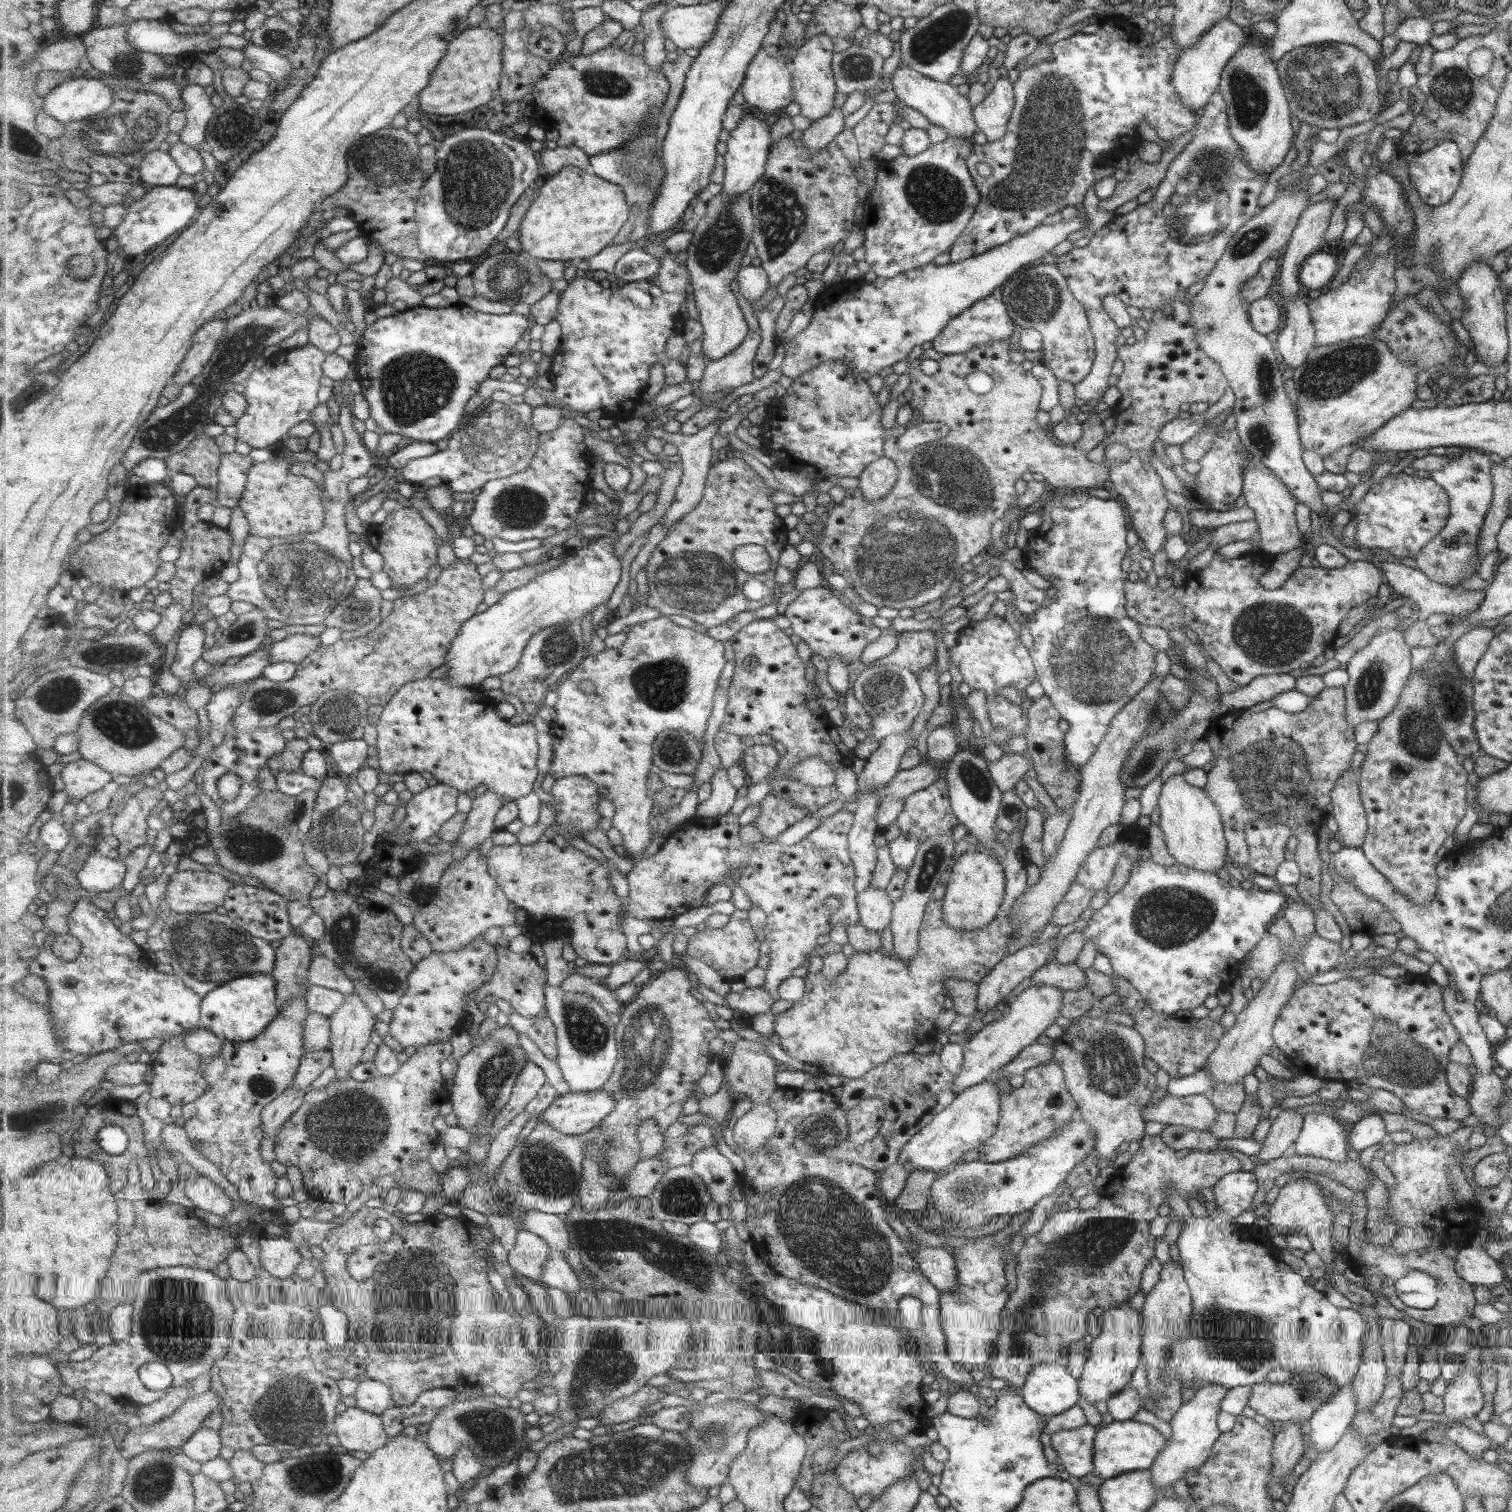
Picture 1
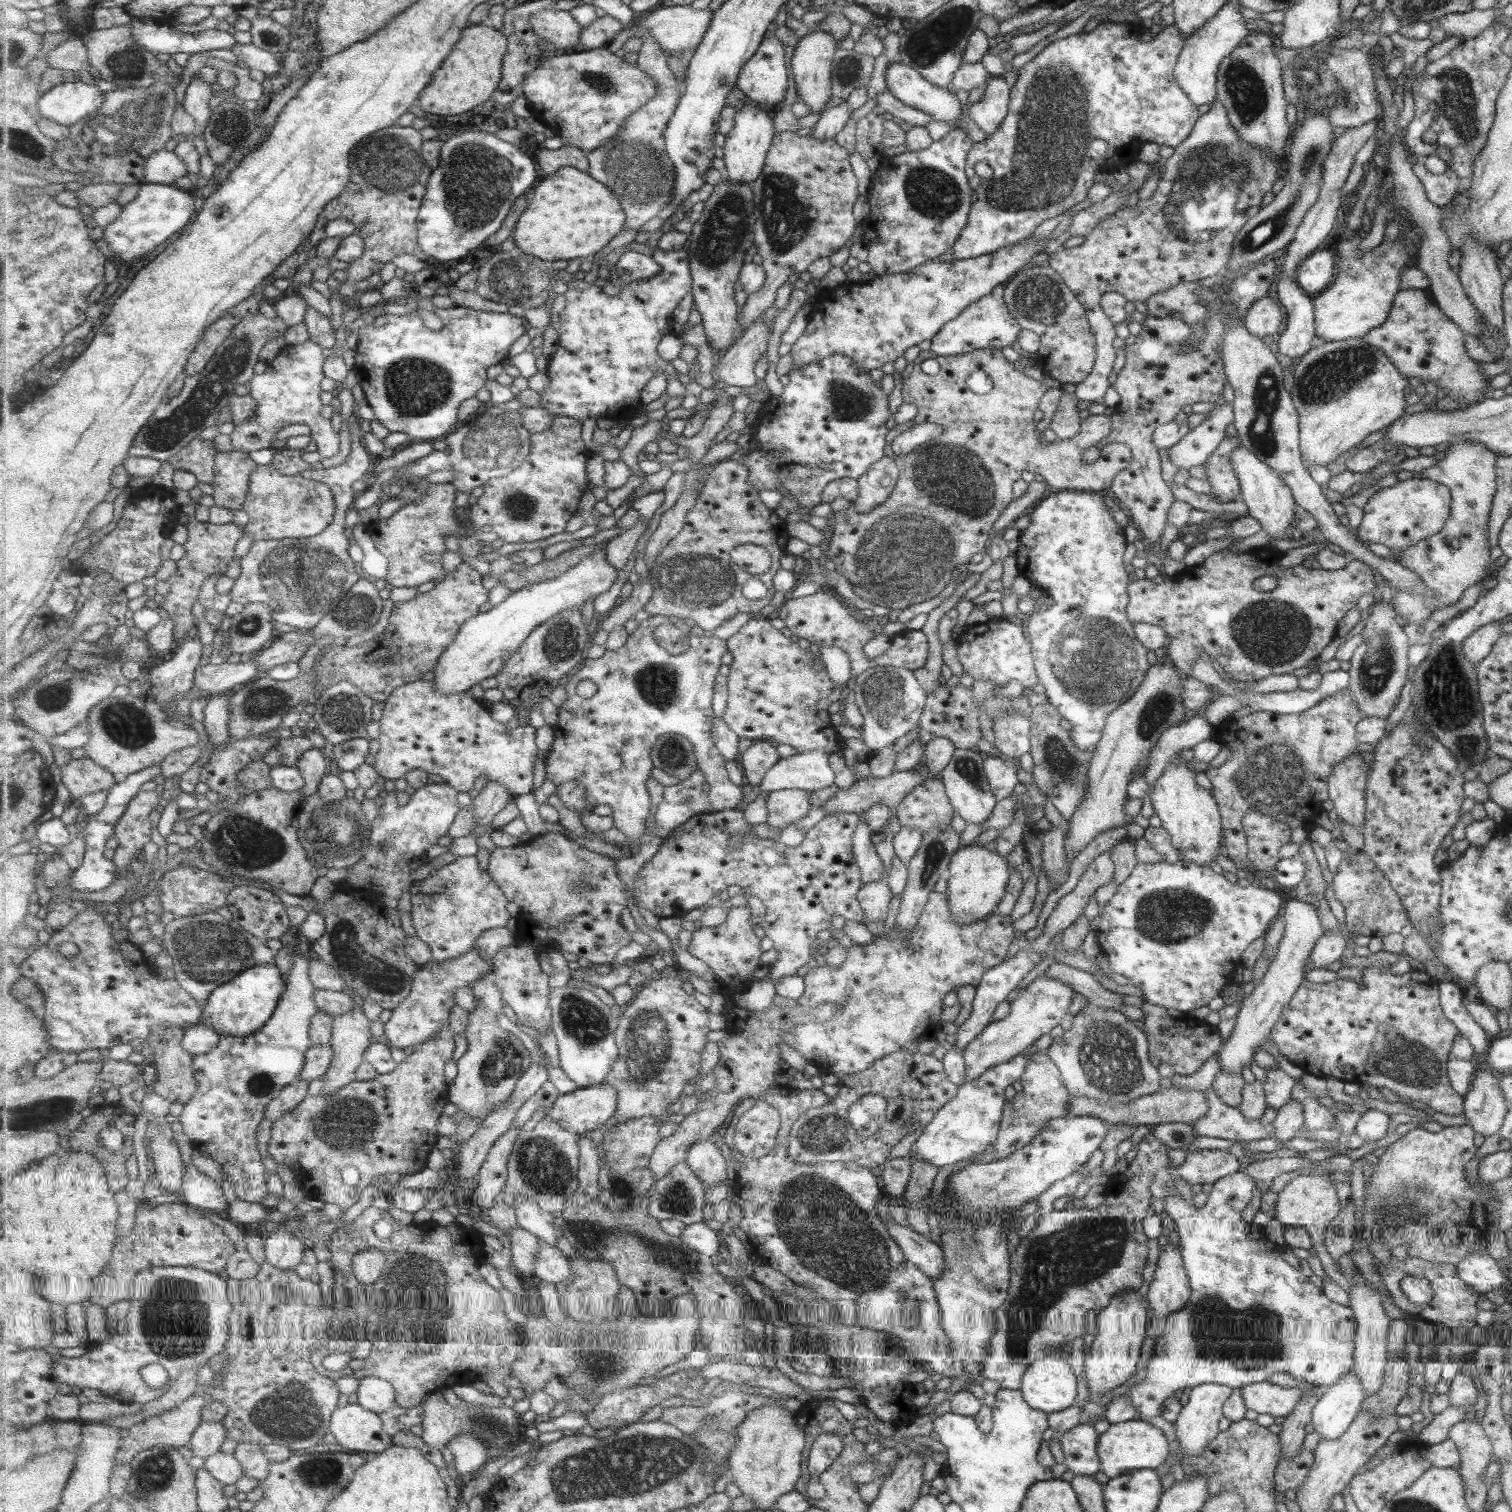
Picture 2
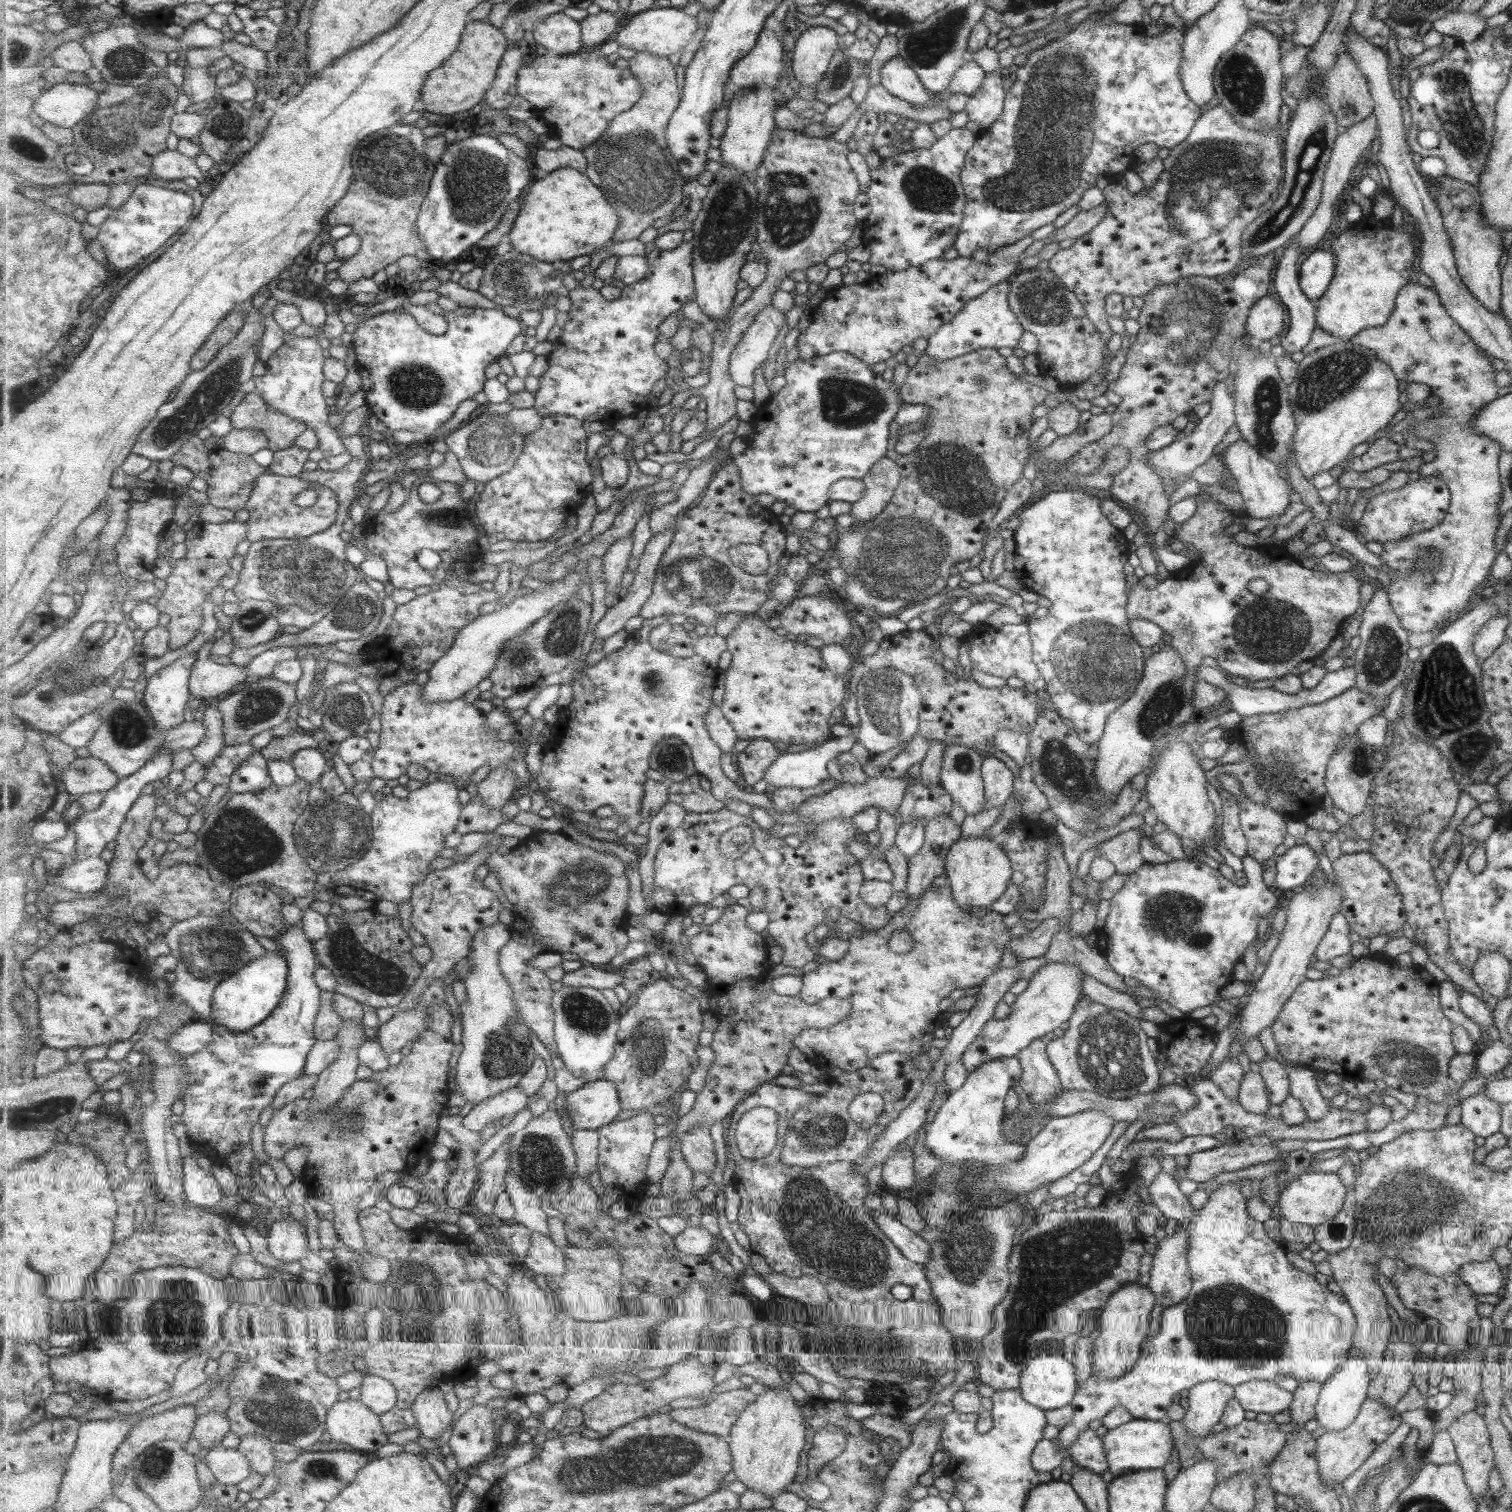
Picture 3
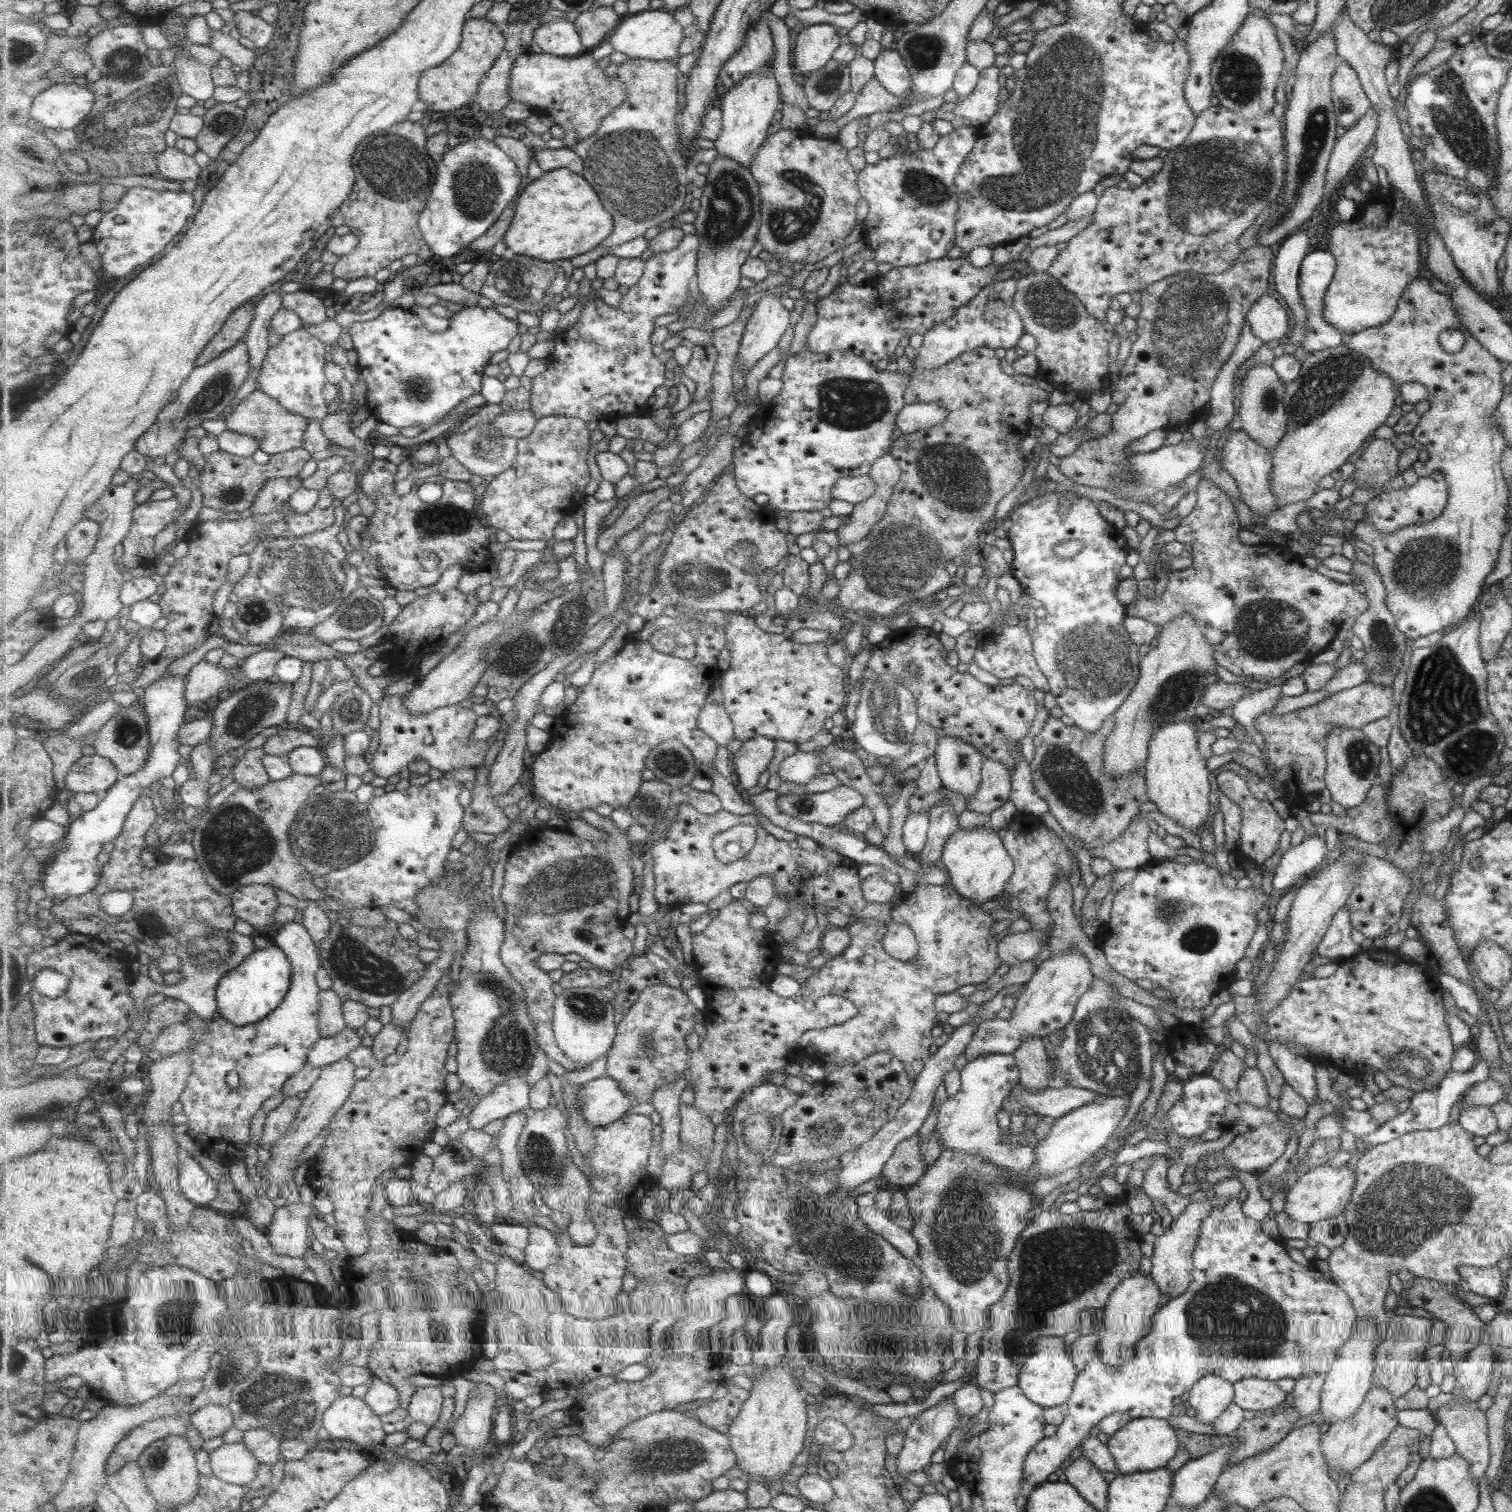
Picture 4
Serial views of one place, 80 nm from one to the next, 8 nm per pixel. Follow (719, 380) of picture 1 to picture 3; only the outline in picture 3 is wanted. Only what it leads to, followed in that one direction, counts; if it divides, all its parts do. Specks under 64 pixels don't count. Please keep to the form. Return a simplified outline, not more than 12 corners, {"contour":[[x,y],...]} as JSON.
{"contour":[[773,304],[759,312],[735,353],[732,377],[753,386],[768,360],[785,312]]}

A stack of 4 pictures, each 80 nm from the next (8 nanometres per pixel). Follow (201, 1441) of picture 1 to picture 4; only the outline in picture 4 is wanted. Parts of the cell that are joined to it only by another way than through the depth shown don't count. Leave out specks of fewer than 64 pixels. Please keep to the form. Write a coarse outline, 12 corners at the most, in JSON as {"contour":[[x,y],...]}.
{"contour":[[209,1403],[192,1413],[203,1439],[217,1438],[234,1426],[227,1405]]}

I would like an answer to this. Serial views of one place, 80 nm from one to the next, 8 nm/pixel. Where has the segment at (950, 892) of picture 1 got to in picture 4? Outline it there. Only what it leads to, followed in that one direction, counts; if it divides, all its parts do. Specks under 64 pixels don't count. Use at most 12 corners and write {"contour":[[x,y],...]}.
{"contour":[[957,830],[939,866],[960,896],[999,896],[1015,870],[1000,832]]}

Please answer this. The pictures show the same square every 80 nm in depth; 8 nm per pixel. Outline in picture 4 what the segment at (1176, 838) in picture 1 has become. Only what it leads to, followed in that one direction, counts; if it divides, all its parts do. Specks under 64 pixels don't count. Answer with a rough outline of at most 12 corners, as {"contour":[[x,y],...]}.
{"contour":[[1192,717],[1149,740],[1144,784],[1190,831],[1207,820],[1209,770]]}

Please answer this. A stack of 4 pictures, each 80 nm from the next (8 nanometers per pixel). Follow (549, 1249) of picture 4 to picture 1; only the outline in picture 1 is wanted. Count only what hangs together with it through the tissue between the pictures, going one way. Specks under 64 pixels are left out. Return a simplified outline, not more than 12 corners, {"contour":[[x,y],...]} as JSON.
{"contour":[[552,1249],[545,1262],[543,1286],[567,1296],[581,1282],[564,1254]]}

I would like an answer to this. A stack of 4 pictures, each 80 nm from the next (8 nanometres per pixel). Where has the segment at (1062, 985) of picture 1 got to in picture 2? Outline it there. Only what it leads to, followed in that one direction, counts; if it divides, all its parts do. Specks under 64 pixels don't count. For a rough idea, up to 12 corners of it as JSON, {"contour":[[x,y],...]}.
{"contour":[[1062,962],[1043,975],[1069,984],[1089,1003],[1112,1010],[1123,1003],[1119,993],[1103,988],[1092,974]]}

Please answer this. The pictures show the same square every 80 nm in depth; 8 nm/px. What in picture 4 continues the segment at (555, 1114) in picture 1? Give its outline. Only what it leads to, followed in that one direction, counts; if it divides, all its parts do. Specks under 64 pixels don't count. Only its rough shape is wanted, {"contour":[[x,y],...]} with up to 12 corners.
{"contour":[[607,1074],[579,1098],[588,1123],[616,1123],[637,1103]]}

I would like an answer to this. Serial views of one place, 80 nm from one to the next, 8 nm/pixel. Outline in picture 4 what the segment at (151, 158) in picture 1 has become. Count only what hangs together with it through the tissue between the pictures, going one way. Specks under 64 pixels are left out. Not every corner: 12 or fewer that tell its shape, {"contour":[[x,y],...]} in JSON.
{"contour":[[176,146],[158,156],[158,175],[196,181],[201,166]]}

